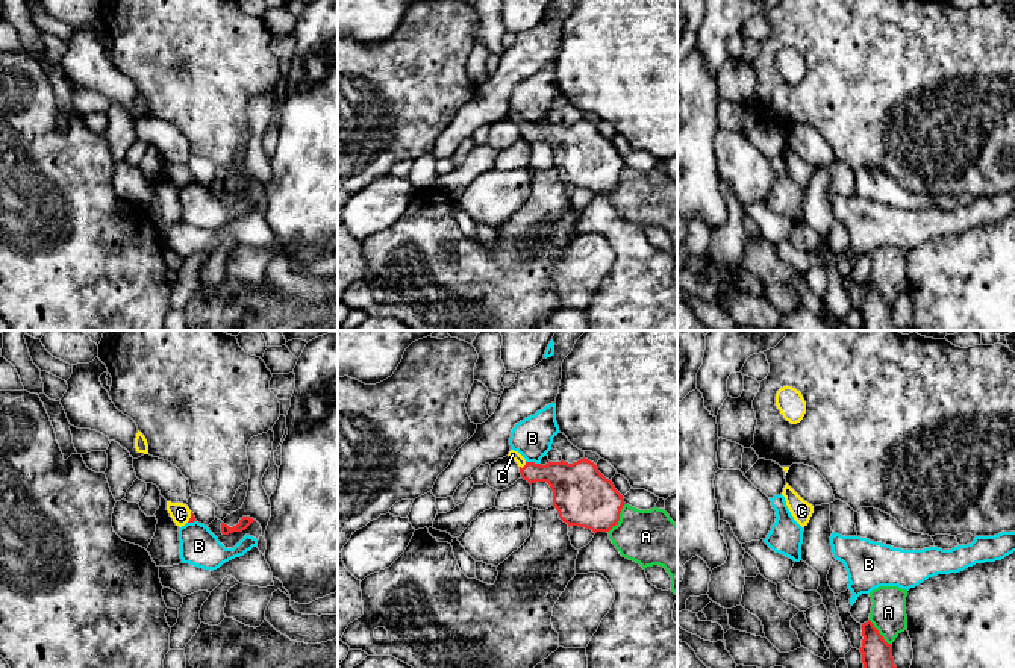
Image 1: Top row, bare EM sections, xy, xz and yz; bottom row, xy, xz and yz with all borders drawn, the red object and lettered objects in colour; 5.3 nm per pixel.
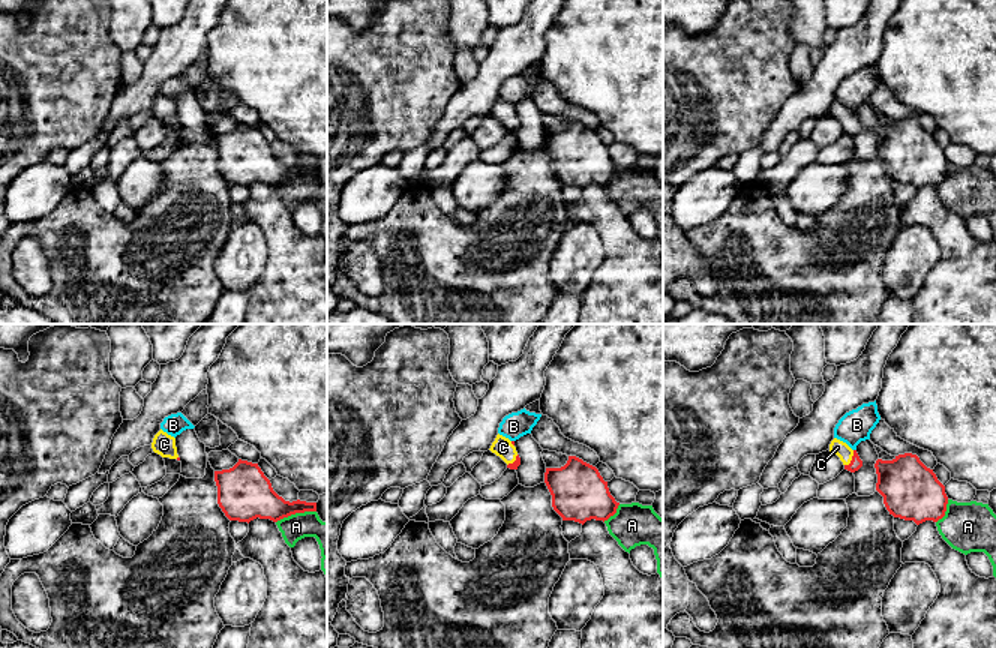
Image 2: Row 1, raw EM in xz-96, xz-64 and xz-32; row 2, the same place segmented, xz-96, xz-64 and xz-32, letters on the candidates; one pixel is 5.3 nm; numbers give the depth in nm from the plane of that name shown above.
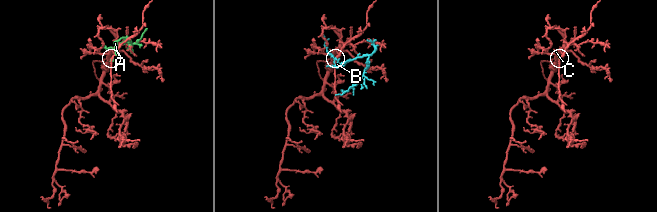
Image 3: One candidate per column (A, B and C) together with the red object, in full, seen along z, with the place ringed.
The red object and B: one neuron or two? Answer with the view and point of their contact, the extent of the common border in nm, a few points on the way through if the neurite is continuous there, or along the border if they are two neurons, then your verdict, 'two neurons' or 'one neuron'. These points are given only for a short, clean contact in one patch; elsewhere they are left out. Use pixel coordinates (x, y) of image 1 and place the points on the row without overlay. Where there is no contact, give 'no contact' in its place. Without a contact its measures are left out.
contact xz (534, 123); length 80 nm; two neurons

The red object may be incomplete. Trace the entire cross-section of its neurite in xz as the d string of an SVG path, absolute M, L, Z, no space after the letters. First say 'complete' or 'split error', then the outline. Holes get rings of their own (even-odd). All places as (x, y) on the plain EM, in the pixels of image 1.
split error; M518 112L508 115L520 127L521 138L530 145L547 142L553 151L553 167L570 186L609 192L620 182L624 164L614 144L588 120L577 123L527 123Z

